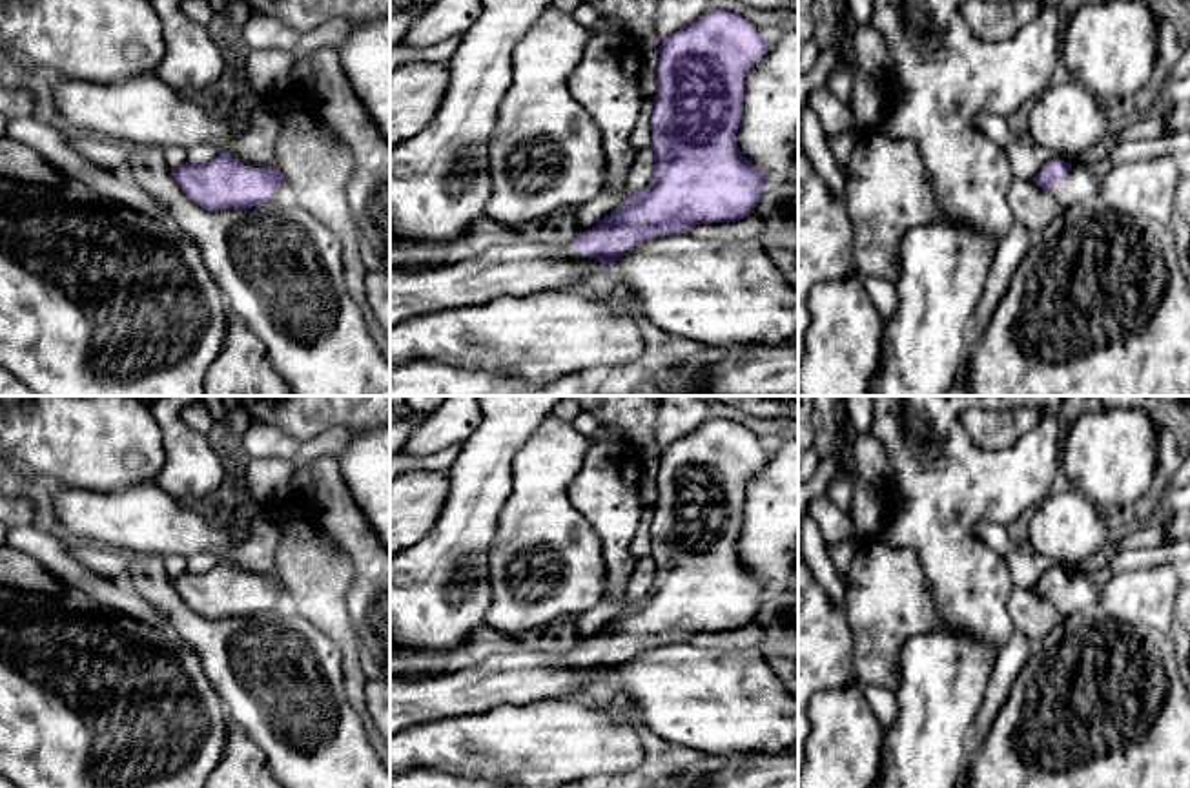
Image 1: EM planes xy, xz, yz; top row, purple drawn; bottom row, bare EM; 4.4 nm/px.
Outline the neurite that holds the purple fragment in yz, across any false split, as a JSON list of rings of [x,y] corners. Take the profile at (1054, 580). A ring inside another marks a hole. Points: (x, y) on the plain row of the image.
[[[1064,569],[1046,571],[1033,589],[1055,607],[1059,617],[1099,607],[1101,589],[1092,586],[1088,578]]]

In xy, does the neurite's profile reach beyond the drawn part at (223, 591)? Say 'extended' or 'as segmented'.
as segmented

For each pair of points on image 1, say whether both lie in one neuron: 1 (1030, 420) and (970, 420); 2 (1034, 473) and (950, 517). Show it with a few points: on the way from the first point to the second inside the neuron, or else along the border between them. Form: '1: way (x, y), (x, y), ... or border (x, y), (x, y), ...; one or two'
1: way (1015, 422), (984, 422); one
2: way (1014, 480), (1001, 486), (981, 486), (970, 497); one

